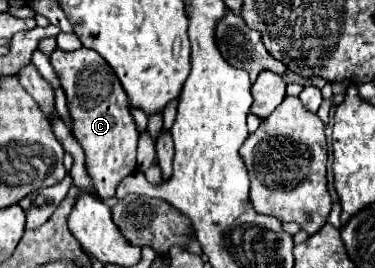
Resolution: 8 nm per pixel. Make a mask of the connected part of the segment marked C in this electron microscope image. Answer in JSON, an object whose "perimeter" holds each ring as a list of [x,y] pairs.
{"perimeter":[[[79,48],[75,52],[63,52],[63,50],[55,50],[51,54],[51,64],[61,80],[61,86],[65,90],[67,96],[67,104],[69,104],[69,112],[73,118],[73,136],[77,138],[77,142],[83,146],[85,150],[85,164],[87,164],[87,172],[93,178],[95,190],[101,198],[109,198],[115,196],[115,188],[117,184],[133,174],[137,170],[137,142],[139,142],[139,130],[137,124],[129,112],[129,98],[117,78],[117,74],[113,72],[113,68],[95,52],[95,50],[87,50],[87,48]]]}

